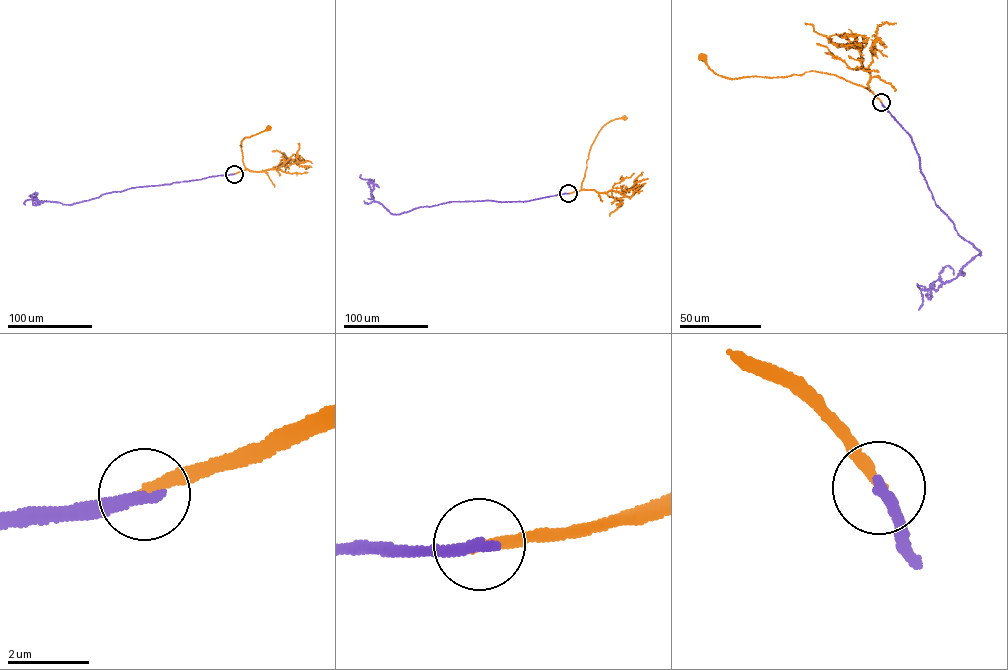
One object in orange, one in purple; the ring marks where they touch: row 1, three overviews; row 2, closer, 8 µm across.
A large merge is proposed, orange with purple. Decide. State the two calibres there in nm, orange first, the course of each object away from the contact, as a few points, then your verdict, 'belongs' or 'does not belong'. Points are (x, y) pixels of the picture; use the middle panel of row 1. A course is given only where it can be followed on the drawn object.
240 nm thick on the orange side, 320 nm on the other; orange runs (568, 193), (581, 189), (590, 147), (602, 127), (624, 117); purple runs (568, 193), (522, 201), (448, 202), (395, 214), (372, 198), (372, 180), (361, 178), (361, 174); does not belong

